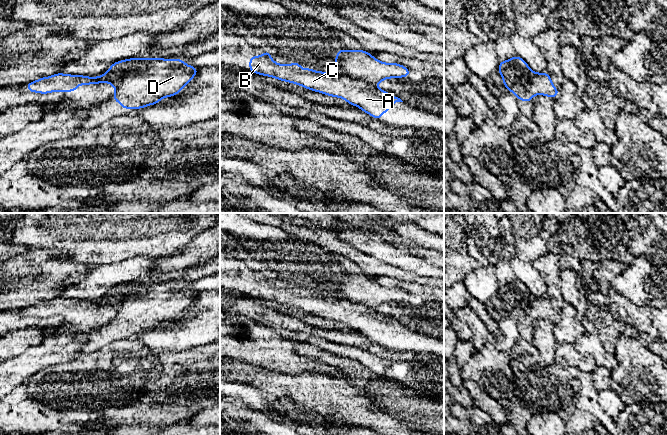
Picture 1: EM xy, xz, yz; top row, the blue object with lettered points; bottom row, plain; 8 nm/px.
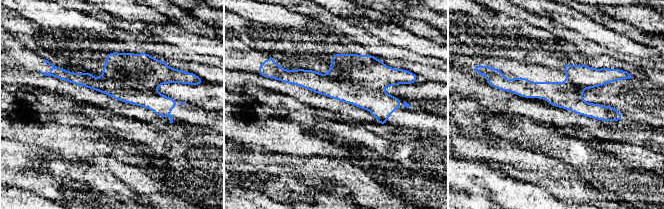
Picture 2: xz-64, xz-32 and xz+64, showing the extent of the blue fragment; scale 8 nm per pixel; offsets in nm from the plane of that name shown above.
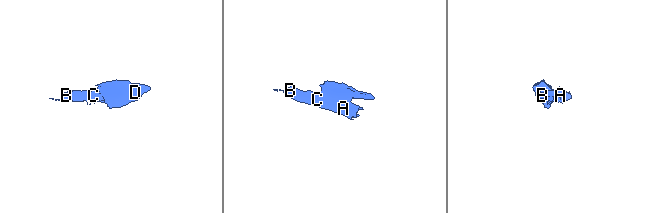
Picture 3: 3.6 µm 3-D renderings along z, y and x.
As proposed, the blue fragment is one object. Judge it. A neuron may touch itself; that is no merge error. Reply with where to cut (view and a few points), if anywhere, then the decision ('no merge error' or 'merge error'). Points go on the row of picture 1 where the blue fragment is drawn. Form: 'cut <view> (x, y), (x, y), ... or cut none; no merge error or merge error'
cut xz (336, 67), (352, 78), (361, 79), (375, 85); merge error

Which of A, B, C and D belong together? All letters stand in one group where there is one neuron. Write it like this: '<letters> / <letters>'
A B C / D

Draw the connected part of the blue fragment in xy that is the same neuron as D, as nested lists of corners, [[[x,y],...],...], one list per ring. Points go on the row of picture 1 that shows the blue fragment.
[[[138,57],[112,63],[101,78],[116,84],[112,99],[123,109],[142,109],[179,94],[198,71],[183,59]]]

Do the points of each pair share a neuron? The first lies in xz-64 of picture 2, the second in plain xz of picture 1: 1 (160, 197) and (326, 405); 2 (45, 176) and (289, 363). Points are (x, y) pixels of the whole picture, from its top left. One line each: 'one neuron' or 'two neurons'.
1: one neuron
2: one neuron

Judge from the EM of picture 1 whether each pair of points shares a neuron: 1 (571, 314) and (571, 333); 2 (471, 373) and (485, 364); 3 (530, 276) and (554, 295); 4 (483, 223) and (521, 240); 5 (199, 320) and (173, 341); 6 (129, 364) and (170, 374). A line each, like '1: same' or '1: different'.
1: same
2: same
3: different
4: different
5: same
6: different

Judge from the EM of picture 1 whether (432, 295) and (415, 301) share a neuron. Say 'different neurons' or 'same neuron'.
different neurons

